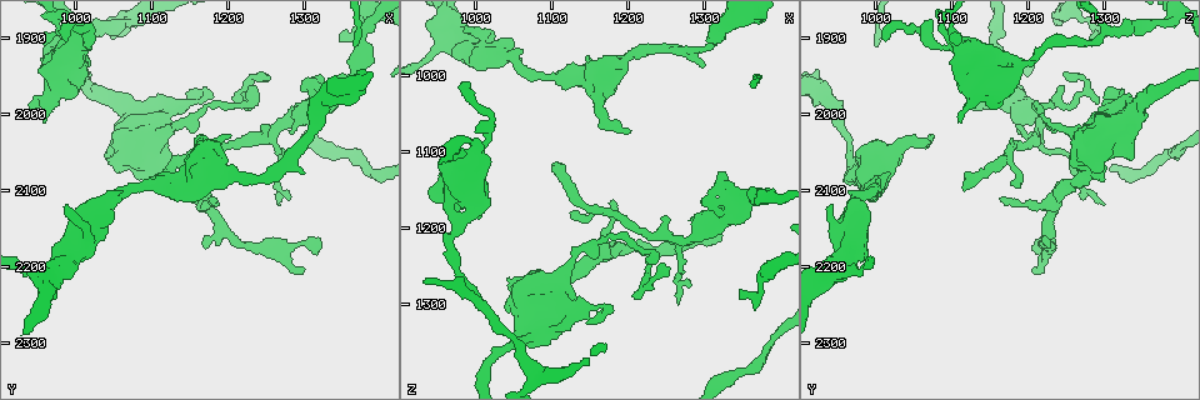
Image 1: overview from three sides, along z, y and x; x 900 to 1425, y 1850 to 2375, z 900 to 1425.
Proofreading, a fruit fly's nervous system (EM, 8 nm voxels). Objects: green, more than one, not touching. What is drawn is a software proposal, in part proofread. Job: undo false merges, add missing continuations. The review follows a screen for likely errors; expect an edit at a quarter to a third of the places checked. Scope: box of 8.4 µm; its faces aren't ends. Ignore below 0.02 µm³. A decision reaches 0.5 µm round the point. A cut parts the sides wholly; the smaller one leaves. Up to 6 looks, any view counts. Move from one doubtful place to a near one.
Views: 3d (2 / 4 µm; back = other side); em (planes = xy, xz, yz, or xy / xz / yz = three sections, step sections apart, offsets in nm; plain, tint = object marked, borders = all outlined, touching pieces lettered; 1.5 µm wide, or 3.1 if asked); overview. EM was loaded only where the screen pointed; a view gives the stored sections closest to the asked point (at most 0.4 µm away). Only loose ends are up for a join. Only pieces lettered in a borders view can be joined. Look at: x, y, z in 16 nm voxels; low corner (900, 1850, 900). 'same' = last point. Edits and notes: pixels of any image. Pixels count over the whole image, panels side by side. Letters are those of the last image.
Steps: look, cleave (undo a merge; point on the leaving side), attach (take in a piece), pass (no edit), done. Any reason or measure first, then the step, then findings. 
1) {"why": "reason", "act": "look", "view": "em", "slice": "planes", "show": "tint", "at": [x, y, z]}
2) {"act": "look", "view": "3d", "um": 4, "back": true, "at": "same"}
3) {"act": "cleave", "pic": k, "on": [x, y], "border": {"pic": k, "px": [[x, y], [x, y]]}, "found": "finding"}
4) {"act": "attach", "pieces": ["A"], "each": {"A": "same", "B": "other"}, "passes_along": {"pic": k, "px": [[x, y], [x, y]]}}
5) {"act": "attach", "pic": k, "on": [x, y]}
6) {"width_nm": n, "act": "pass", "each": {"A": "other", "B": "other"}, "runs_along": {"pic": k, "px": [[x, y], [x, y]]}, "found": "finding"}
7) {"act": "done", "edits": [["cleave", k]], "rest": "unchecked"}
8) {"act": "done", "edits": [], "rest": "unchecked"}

{"why": "thick turns thin", "act": "look", "view": "3d", "um": 4, "at": [1120, 2090, 1000]}

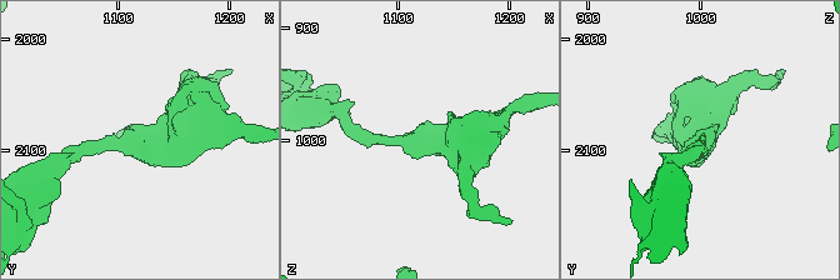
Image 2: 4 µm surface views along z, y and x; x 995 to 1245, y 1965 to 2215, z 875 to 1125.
{"why": "now the EM", "act": "look", "view": "em", "slice": "xz", "step": 4, "show": "tint", "at": [1122, 2094, 1002]}

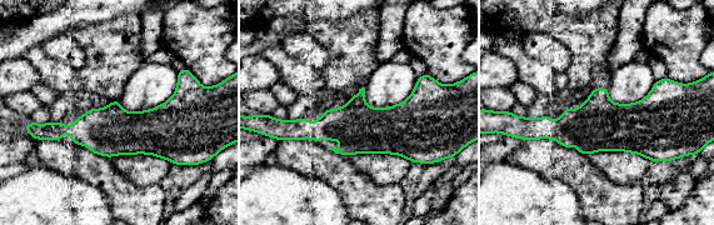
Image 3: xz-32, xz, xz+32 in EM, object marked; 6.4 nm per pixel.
{"act": "look", "view": "em", "slice": "planes", "show": "borders", "at": "same"}

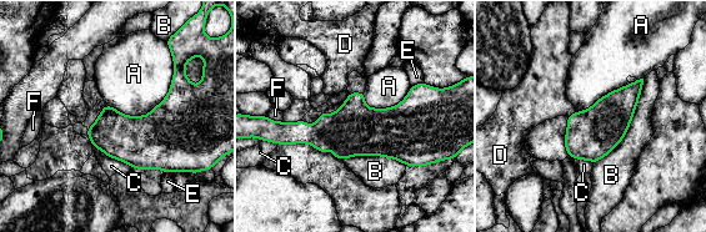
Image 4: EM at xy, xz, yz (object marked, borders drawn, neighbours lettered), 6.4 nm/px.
{"width_nm": 260, "act": "pass", "each": {"A": "other", "B": "other", "C": "other", "D": "other", "E": "other", "F": "other"}, "found": "one cell here"}

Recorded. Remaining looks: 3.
{"why": "an open end", "act": "look", "view": "em", "slice": "planes", "show": "borders", "at": [1100, 2100, 1115]}

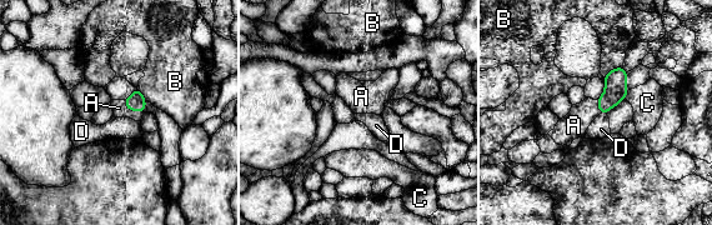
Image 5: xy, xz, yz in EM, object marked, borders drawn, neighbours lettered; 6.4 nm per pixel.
{"act": "attach", "pieces": ["A"], "each": {"A": "same", "B": "other", "C": "other", "D": "other"}, "found": "the cell continues"}

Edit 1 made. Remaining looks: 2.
{"act": "done", "edits": [["attach", 5]], "rest": "unchecked"}

